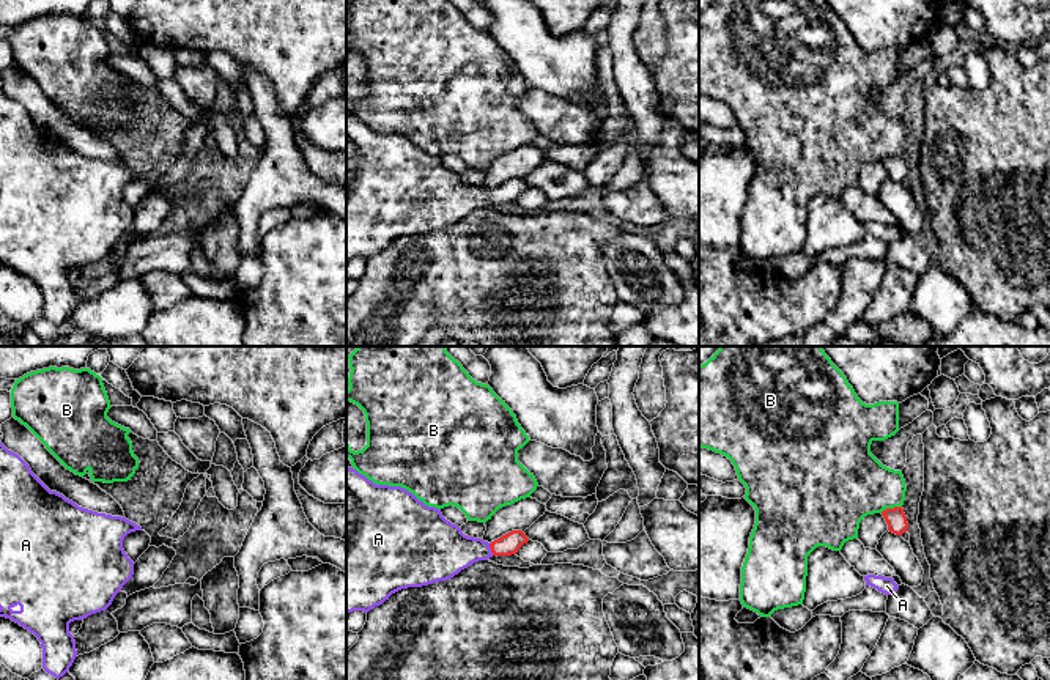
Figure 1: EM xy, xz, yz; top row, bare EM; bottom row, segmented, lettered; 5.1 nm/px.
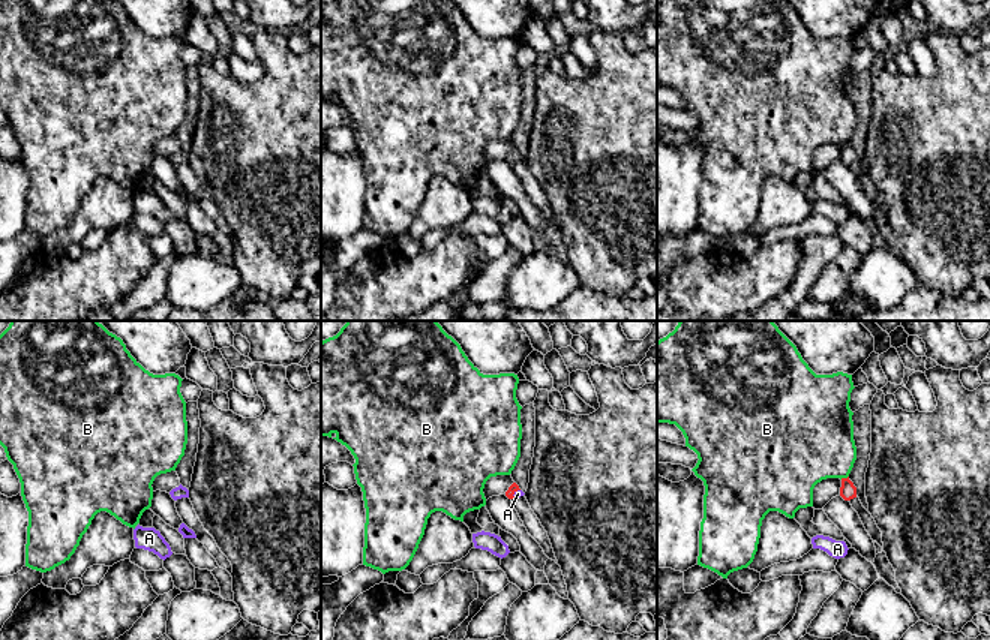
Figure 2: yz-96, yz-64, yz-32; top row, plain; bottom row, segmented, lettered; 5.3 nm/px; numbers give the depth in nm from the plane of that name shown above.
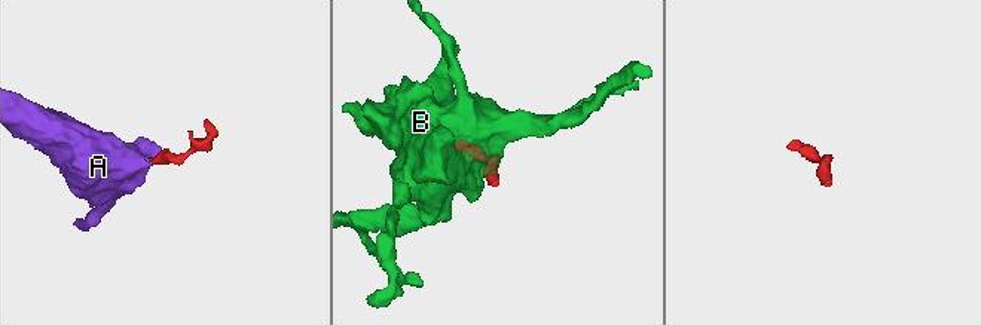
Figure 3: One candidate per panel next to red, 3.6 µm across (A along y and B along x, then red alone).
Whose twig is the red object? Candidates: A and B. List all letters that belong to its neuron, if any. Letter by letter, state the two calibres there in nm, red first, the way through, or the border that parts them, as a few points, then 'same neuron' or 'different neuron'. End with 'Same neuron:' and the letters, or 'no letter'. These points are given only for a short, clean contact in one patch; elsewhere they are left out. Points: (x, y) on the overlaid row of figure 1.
A: 110/280 nm | across xz (509, 543), (491, 550), (443, 550) | same neuron
B: 110/380 nm | along yz (901, 506), (880, 512) | different neuron
Same neuron: A

